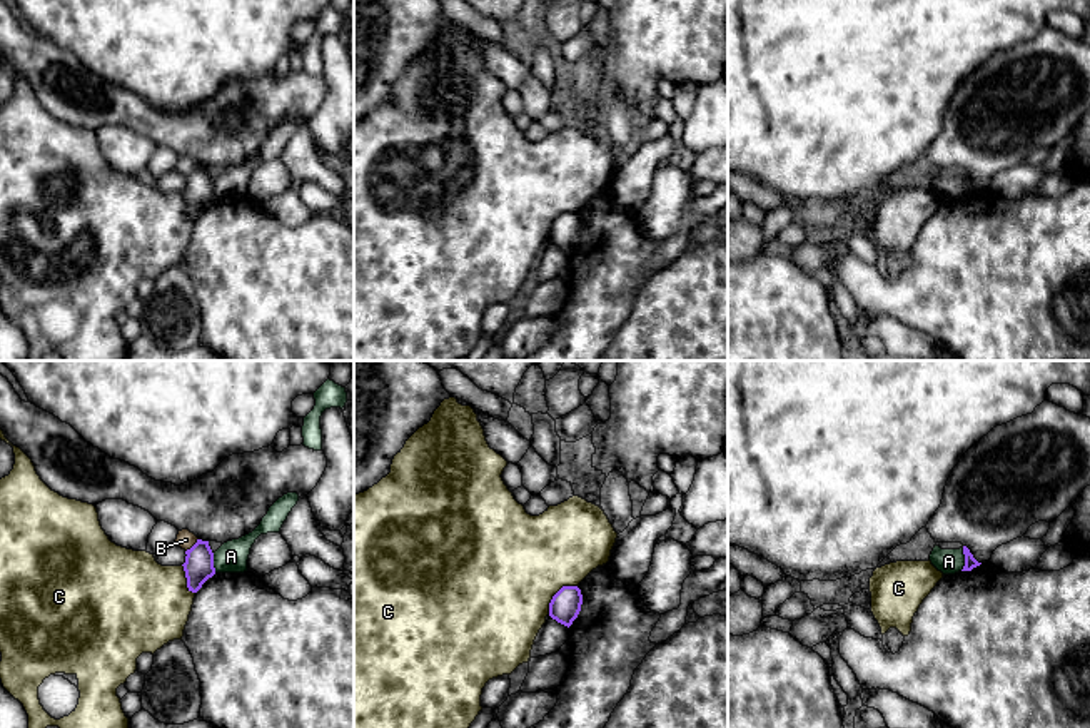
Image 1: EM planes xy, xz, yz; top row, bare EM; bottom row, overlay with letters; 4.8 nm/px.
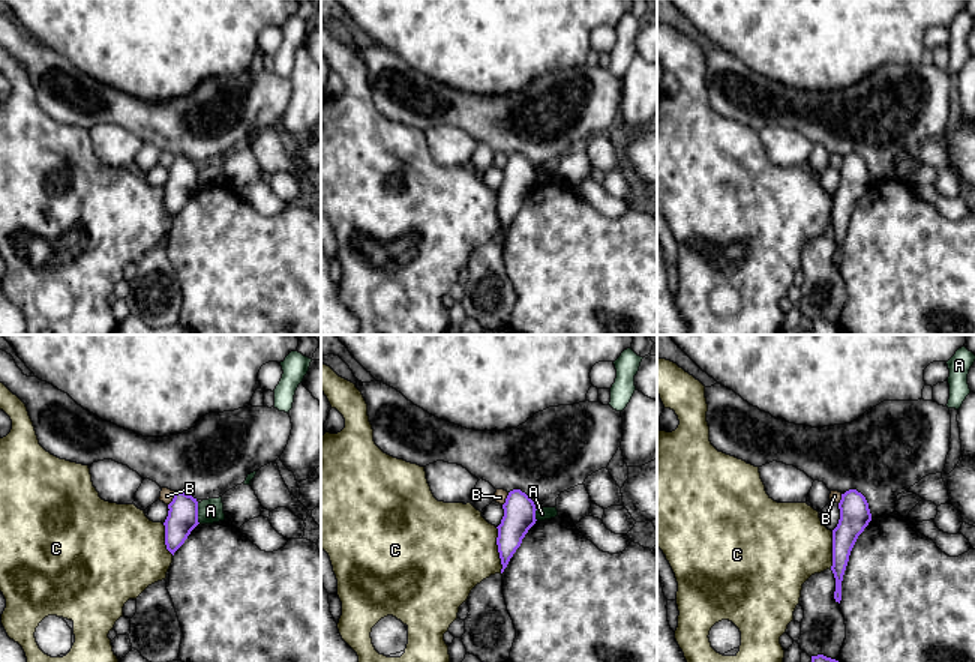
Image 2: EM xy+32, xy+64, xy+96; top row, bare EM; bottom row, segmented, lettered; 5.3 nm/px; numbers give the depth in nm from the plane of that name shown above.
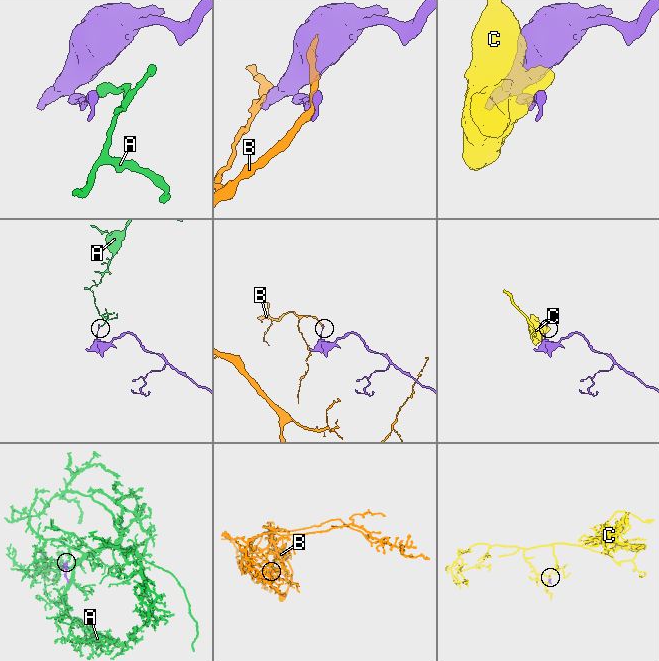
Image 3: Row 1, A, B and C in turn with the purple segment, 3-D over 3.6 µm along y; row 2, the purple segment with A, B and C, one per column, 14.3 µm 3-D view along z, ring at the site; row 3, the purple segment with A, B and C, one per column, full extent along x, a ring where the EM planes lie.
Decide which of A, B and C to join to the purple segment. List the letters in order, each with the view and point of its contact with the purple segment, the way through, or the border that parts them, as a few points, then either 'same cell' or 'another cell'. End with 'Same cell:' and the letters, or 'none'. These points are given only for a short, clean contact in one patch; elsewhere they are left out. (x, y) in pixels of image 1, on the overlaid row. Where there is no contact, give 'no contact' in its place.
A: yz (965, 560) | along yz (963, 548), (963, 566), (960, 570) | another cell
B: xy (194, 545) | another cell
C: xz (556, 593) | along xz (576, 585), (565, 585), (553, 596), (548, 613) | another cell
Same cell: none

